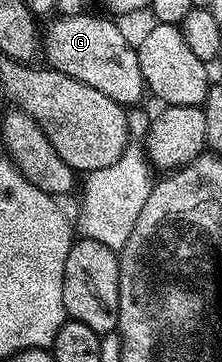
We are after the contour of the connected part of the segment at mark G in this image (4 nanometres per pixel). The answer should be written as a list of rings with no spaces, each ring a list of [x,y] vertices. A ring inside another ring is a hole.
[[[68,16],[52,33],[46,36],[47,63],[55,71],[86,82],[94,90],[102,90],[106,98],[125,106],[139,105],[146,96],[142,66],[138,66],[138,54],[133,45],[128,44],[111,19],[102,20],[98,16]]]

